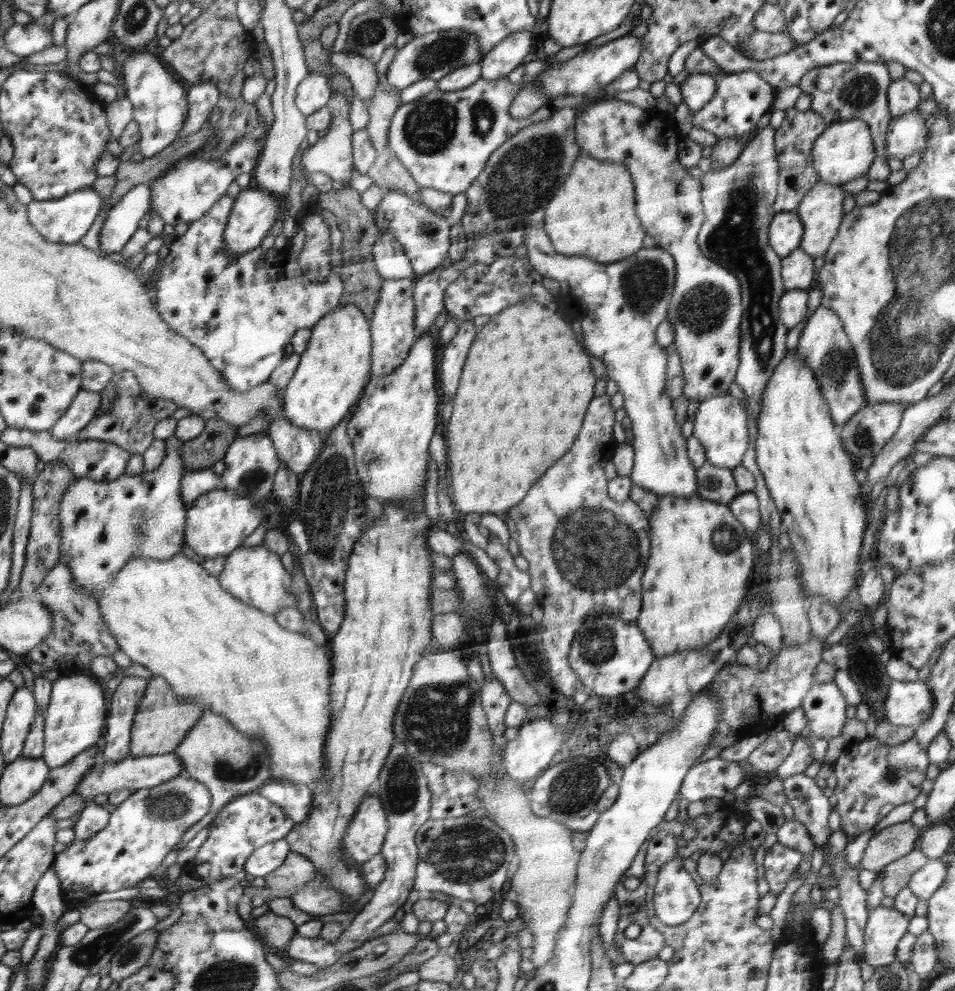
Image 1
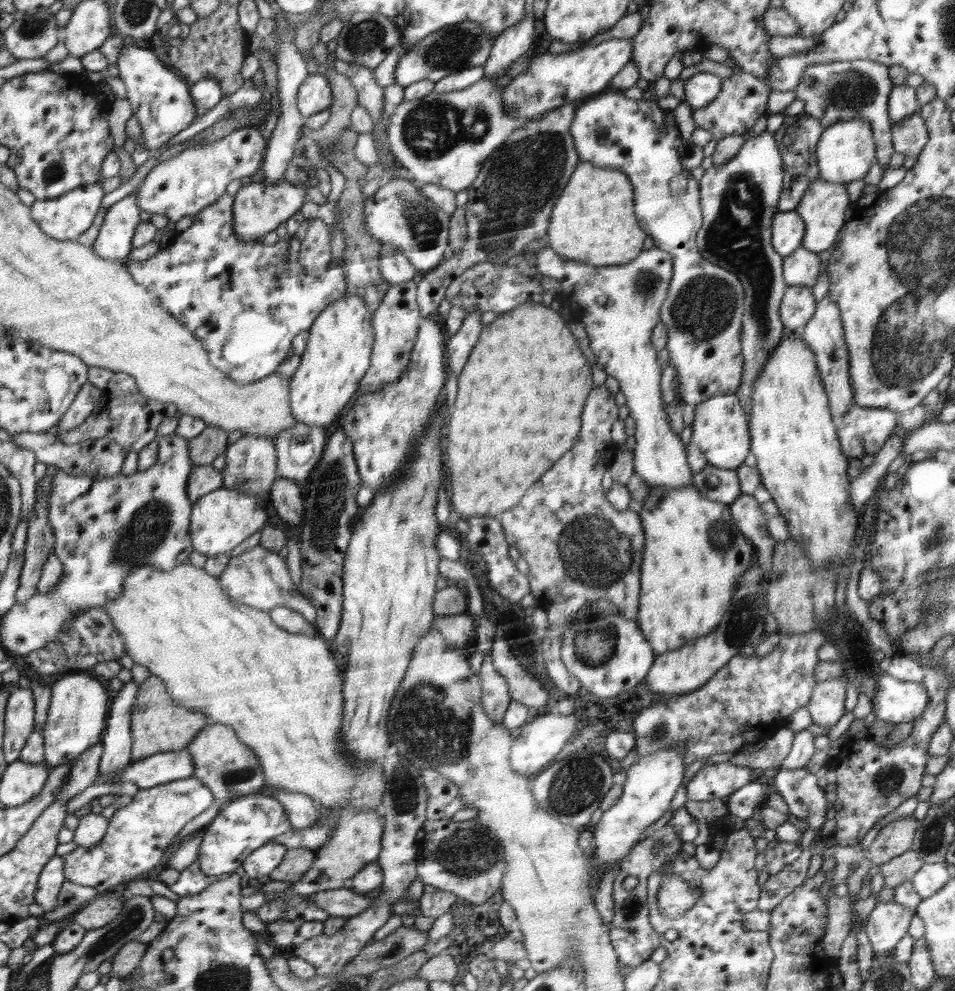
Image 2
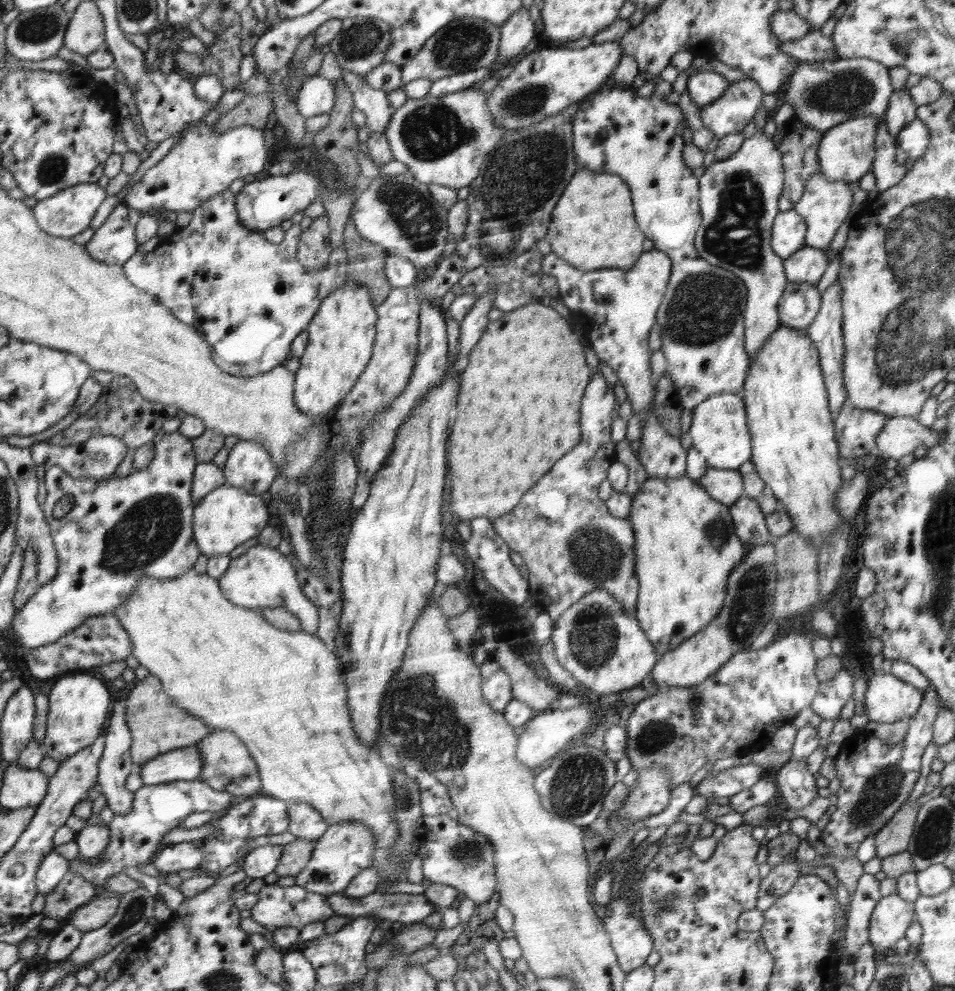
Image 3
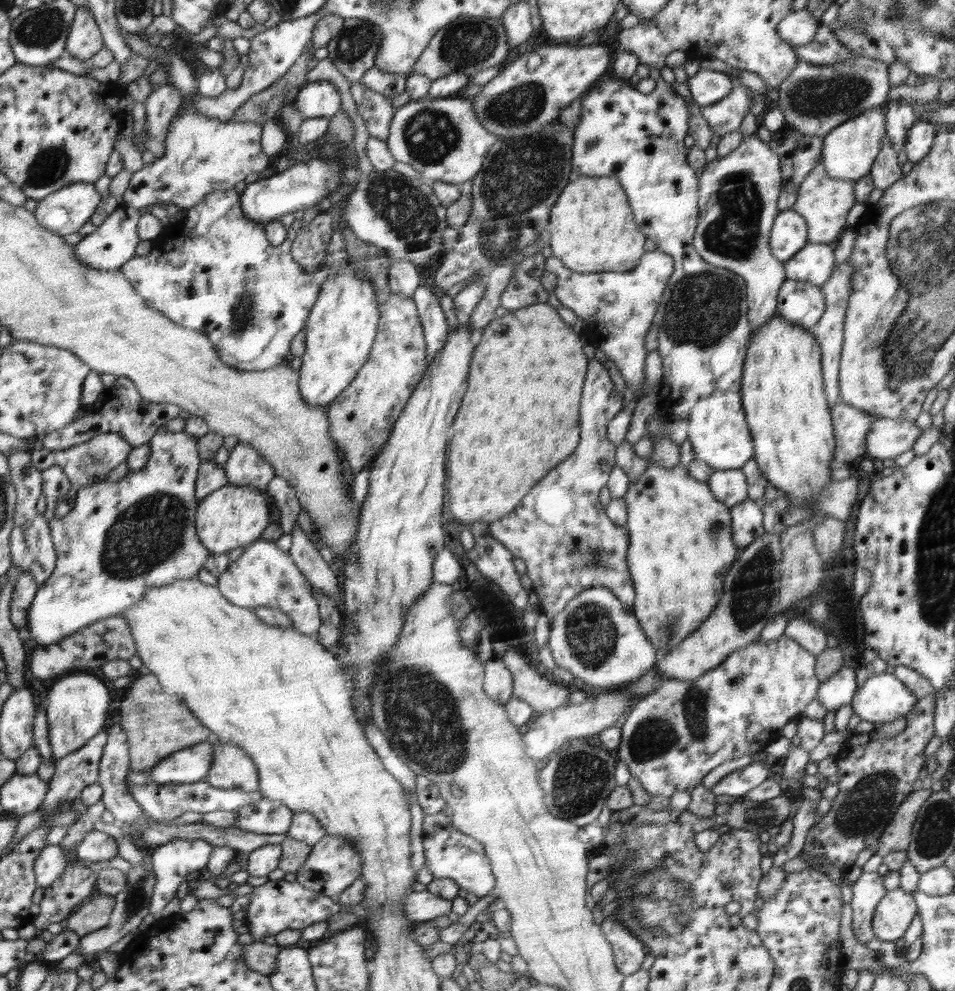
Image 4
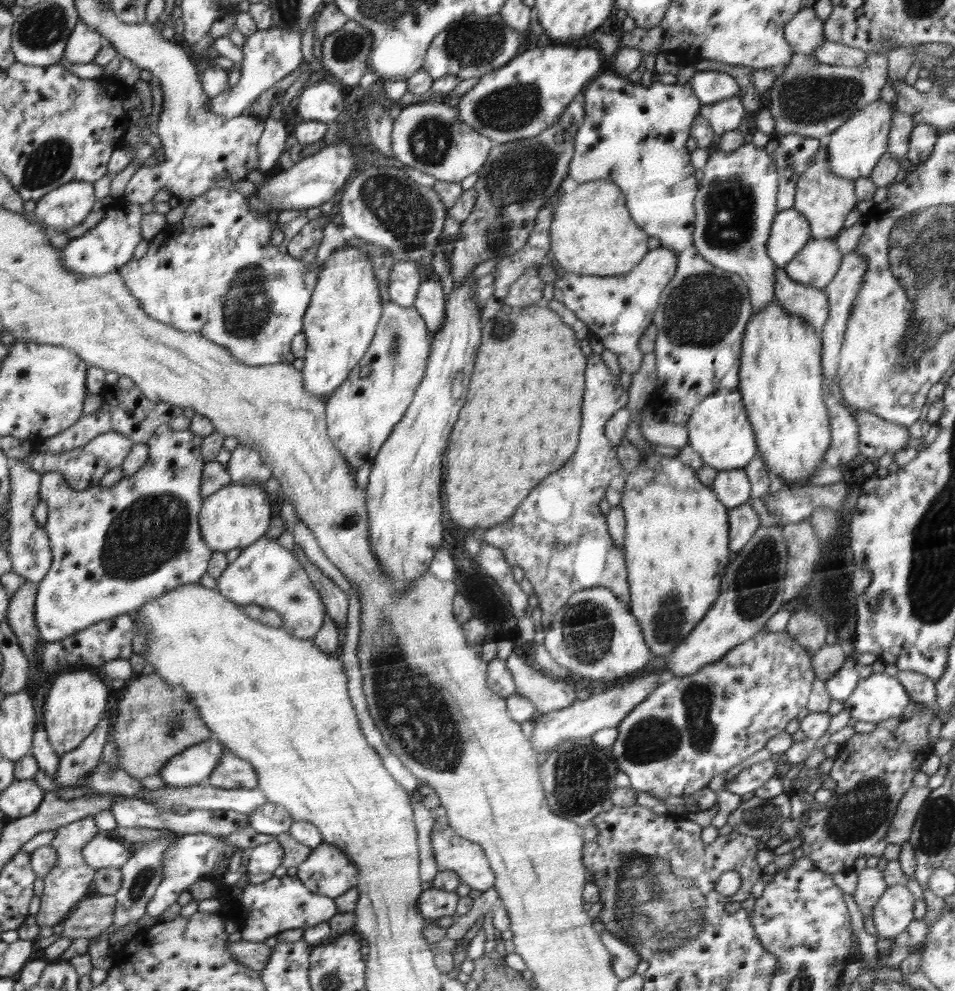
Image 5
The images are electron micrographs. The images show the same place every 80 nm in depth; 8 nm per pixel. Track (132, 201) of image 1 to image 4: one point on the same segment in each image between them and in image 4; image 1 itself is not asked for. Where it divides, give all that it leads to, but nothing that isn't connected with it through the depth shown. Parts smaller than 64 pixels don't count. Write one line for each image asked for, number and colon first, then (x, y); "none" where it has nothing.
2: (114, 241)
3: (113, 242)
4: (113, 243)

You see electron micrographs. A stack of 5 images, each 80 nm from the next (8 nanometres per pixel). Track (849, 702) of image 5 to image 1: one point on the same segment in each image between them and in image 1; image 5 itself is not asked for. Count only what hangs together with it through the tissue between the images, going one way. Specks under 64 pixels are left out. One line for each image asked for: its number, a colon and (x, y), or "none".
1: (910, 703)
2: (895, 701)
3: (887, 699)
4: (883, 698)

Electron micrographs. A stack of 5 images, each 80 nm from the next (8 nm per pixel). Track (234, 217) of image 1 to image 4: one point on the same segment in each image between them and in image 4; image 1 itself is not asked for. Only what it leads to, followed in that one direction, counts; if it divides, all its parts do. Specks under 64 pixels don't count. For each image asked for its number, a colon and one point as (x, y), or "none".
2: (258, 208)
3: (261, 204)
4: (303, 185)

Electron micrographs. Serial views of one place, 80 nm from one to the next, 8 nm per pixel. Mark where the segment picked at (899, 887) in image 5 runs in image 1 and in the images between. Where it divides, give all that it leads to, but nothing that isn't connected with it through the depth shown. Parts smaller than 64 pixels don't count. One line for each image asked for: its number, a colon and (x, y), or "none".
1: (885, 926)
2: (889, 921)
3: (892, 915)
4: (893, 914)

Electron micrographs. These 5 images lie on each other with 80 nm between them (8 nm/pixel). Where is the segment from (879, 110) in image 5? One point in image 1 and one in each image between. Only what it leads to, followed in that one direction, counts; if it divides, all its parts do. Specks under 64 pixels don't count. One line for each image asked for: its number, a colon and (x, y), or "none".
1: (844, 151)
2: (845, 151)
3: (846, 152)
4: (849, 151)

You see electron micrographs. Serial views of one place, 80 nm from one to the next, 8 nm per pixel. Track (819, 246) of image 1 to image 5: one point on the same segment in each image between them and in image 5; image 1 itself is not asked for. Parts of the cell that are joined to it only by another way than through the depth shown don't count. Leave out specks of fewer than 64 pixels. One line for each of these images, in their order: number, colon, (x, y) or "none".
2: (823, 206)
3: (824, 205)
4: (824, 202)
5: (825, 199)

